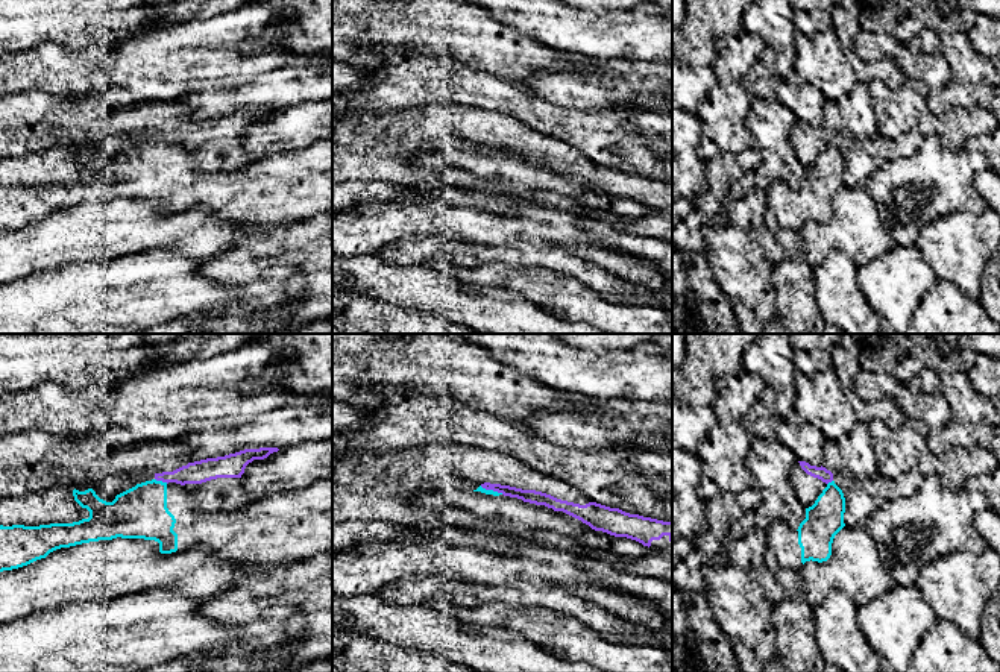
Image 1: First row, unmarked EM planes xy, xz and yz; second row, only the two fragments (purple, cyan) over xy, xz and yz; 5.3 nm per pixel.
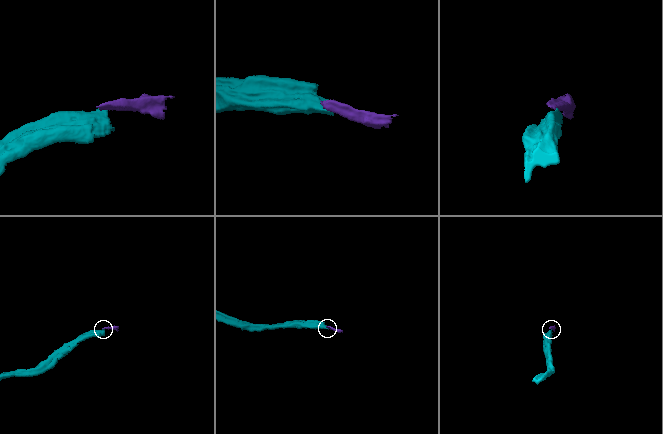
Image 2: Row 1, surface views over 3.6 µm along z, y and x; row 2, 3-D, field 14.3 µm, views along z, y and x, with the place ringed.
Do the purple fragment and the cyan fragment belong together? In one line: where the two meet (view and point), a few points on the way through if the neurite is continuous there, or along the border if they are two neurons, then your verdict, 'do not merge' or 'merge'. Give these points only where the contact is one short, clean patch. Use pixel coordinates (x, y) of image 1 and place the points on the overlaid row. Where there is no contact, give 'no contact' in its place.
contact xy (161, 480); border xy (155, 478), (167, 483); do not merge

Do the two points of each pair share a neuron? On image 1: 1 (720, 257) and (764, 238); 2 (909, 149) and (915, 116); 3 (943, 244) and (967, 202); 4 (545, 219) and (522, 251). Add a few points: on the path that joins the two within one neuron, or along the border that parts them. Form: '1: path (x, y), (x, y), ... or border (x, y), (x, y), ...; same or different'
1: border (730, 223), (741, 228), (773, 264); different
2: border (877, 131), (888, 137), (911, 129), (929, 135); different
3: border (984, 210), (979, 213), (950, 213), (927, 225); different
4: border (490, 244), (533, 244), (562, 252); different

